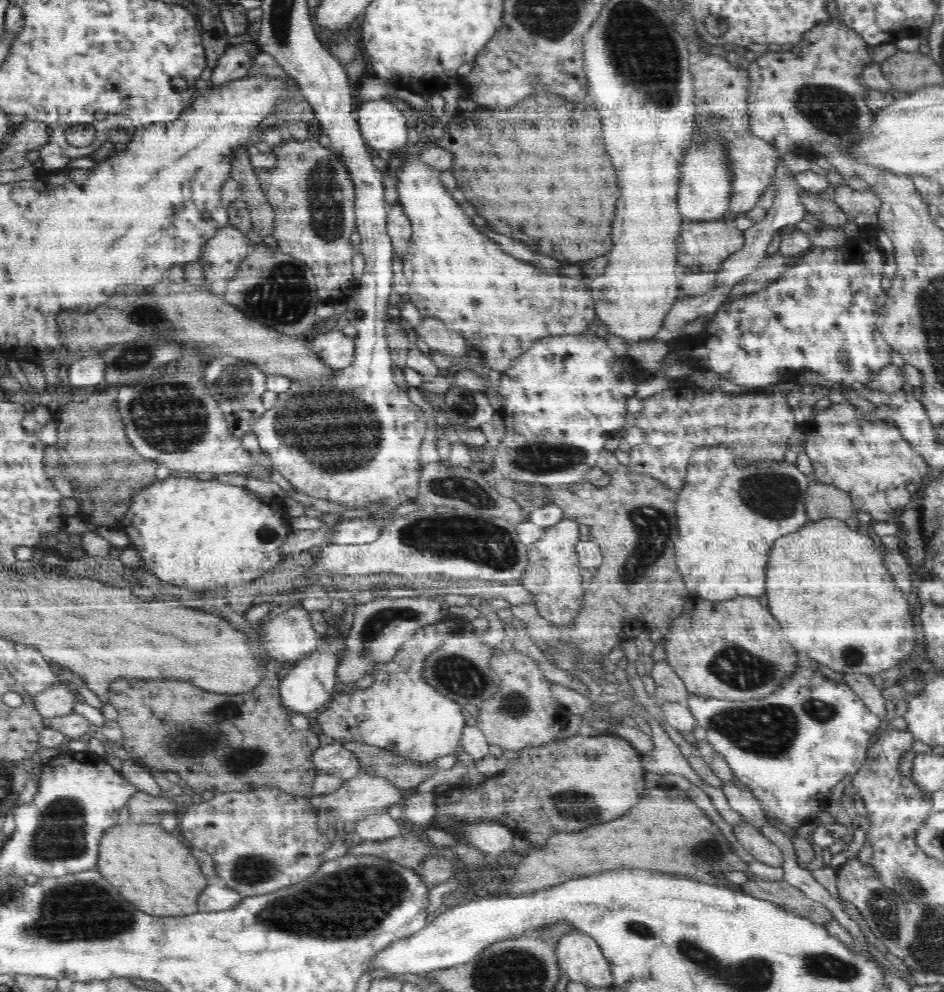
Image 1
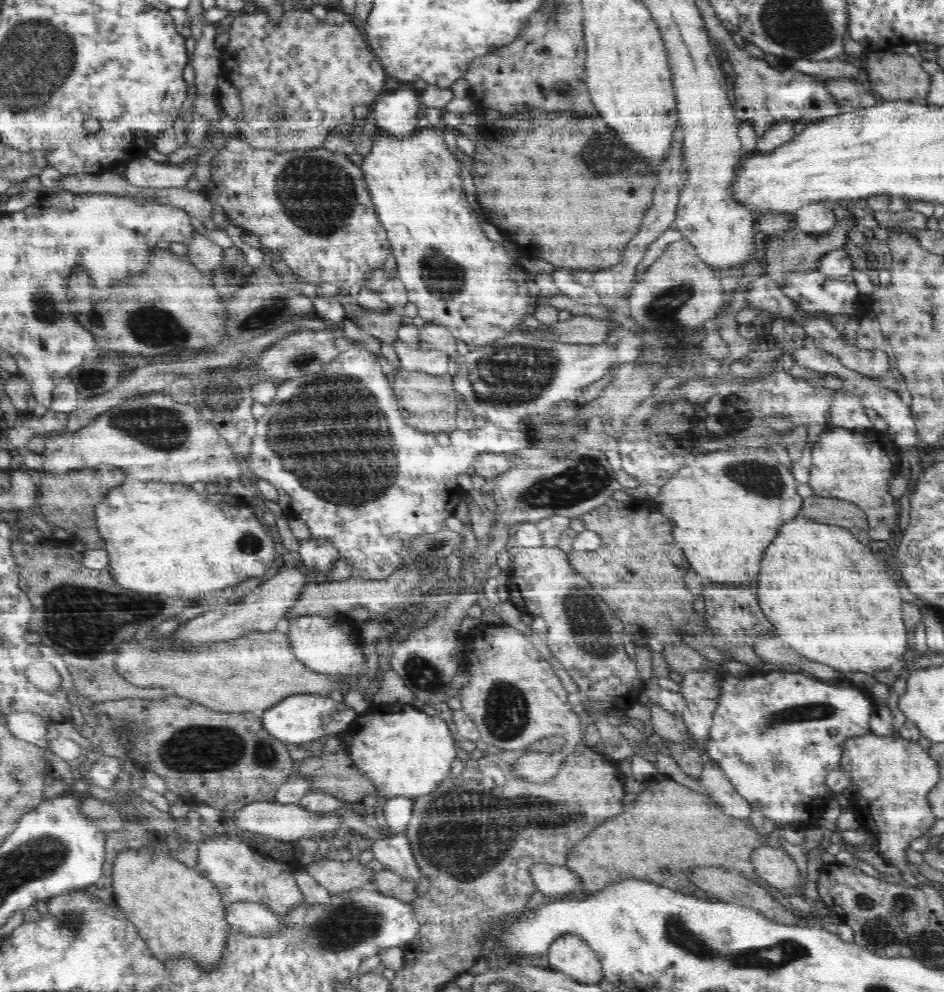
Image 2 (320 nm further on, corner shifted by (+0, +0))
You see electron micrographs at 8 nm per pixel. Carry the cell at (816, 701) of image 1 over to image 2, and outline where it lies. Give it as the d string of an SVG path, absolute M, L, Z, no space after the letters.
M781 669L778 671L753 673L743 678L736 678L731 675L724 675L720 684L720 698L718 706L713 715L713 724L710 730L710 739L708 744L708 756L713 759L713 764L719 767L729 779L729 782L736 787L736 790L751 805L752 808L764 813L764 816L776 823L776 829L787 826L804 827L808 820L816 820L825 812L826 804L833 798L835 792L826 785L826 778L834 770L839 769L841 756L845 749L846 740L864 736L871 733L869 728L870 718L875 714L877 705L873 697L867 690L858 690L848 684L830 684L830 682L814 682L813 676L804 676L804 674L788 674L790 669Z

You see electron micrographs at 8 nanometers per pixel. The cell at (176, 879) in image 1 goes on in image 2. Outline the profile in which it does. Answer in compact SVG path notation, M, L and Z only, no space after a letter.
M158 845L123 851L113 864L112 887L114 903L124 911L158 960L191 958L204 972L218 966L232 928L226 923L226 905L218 889L196 868L169 856Z

